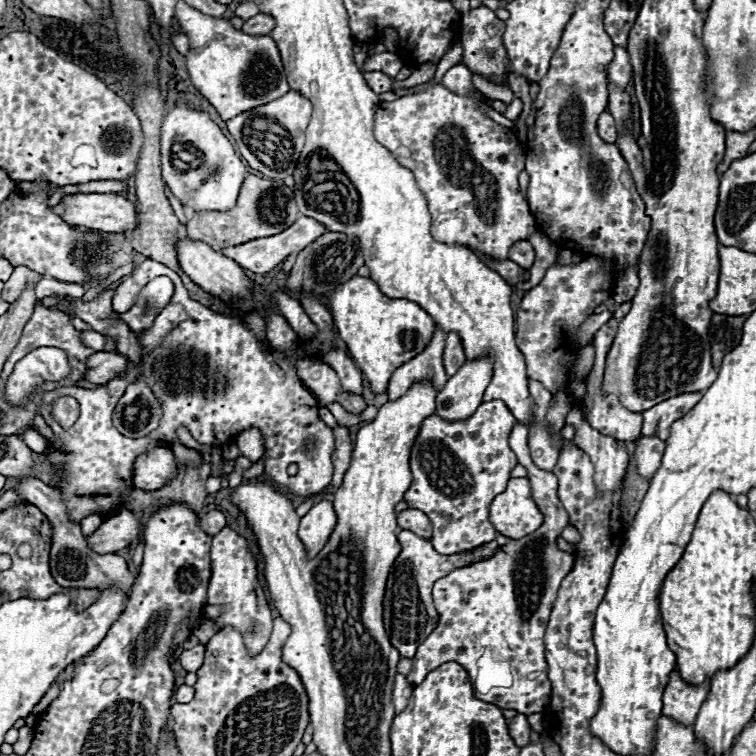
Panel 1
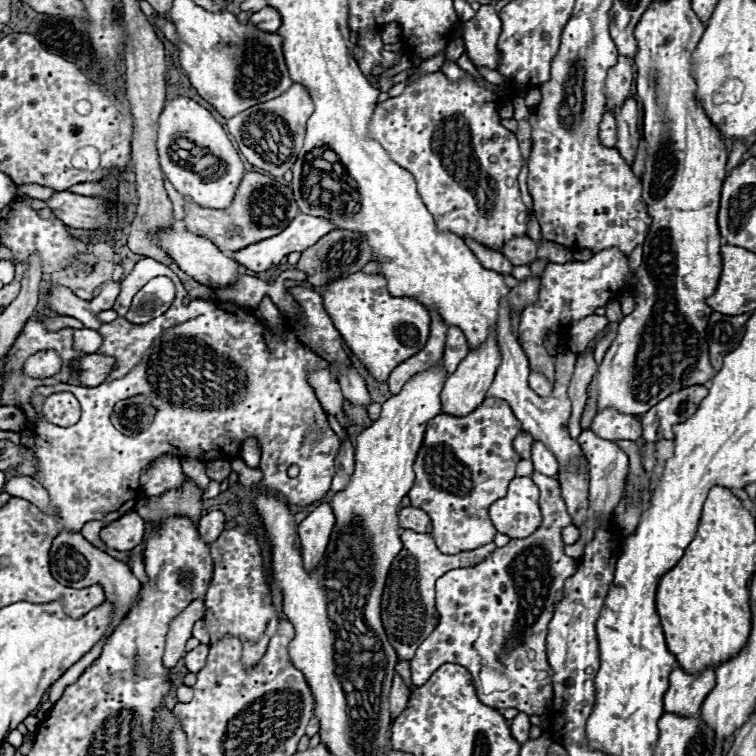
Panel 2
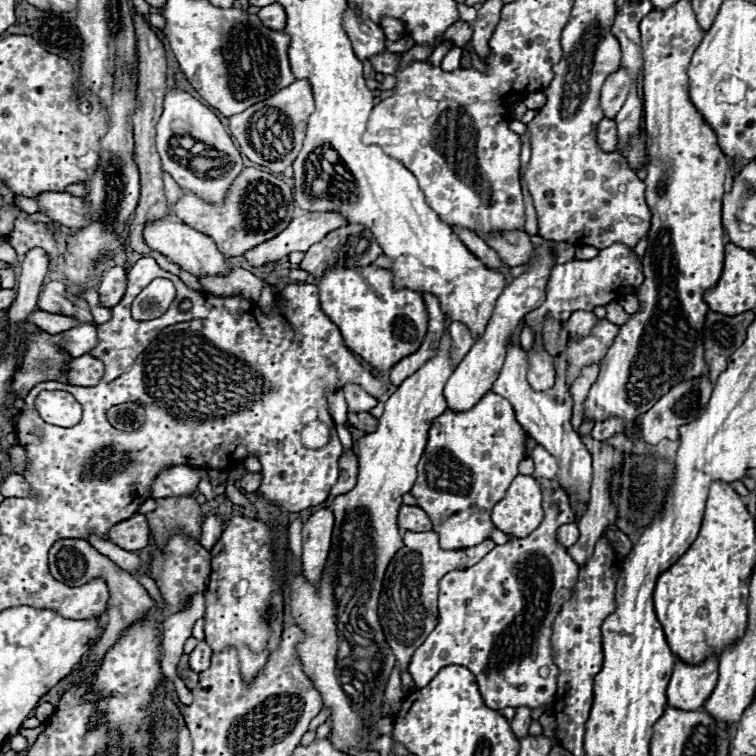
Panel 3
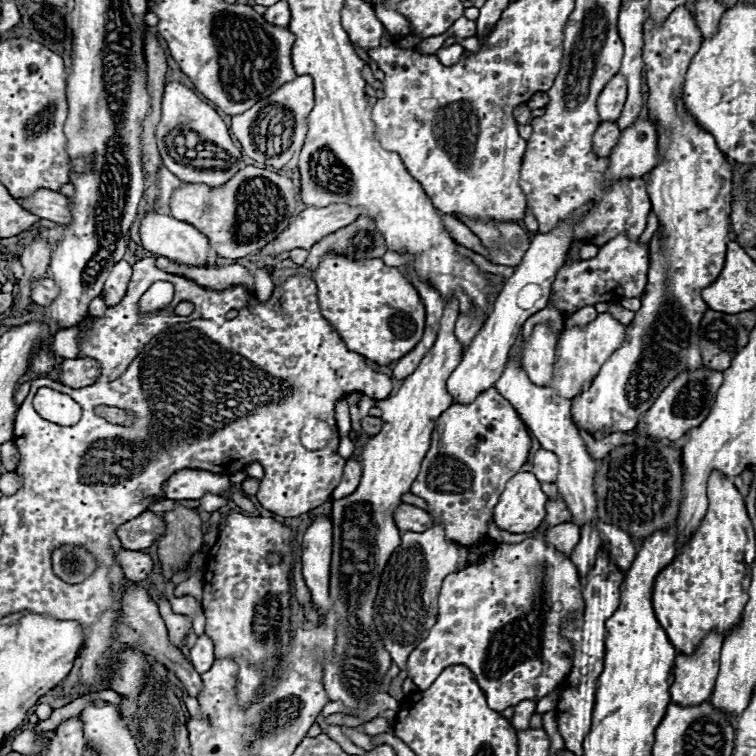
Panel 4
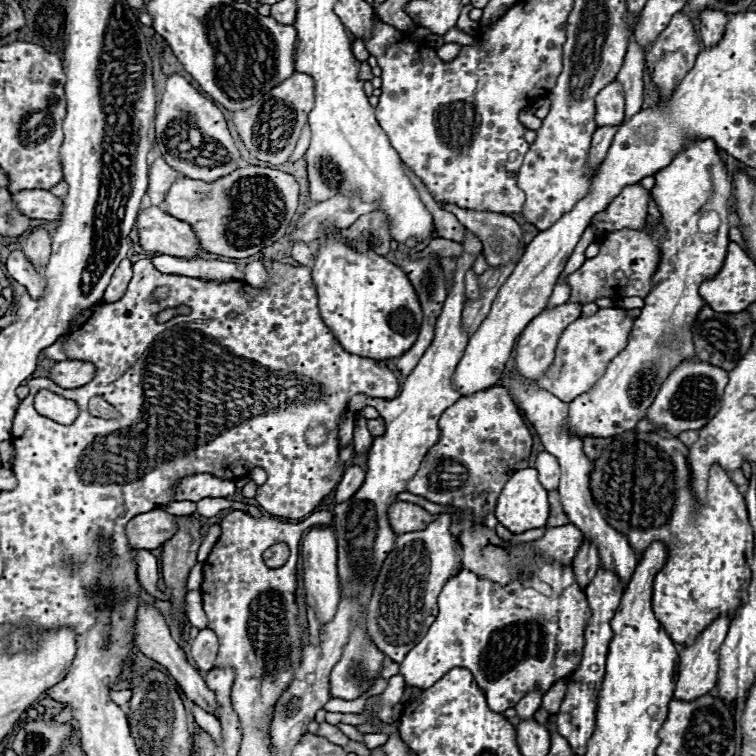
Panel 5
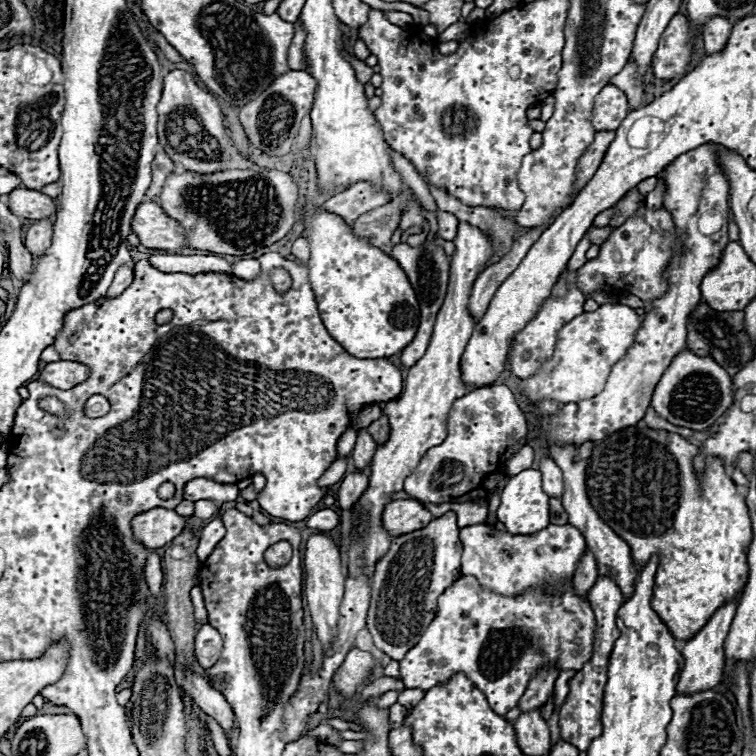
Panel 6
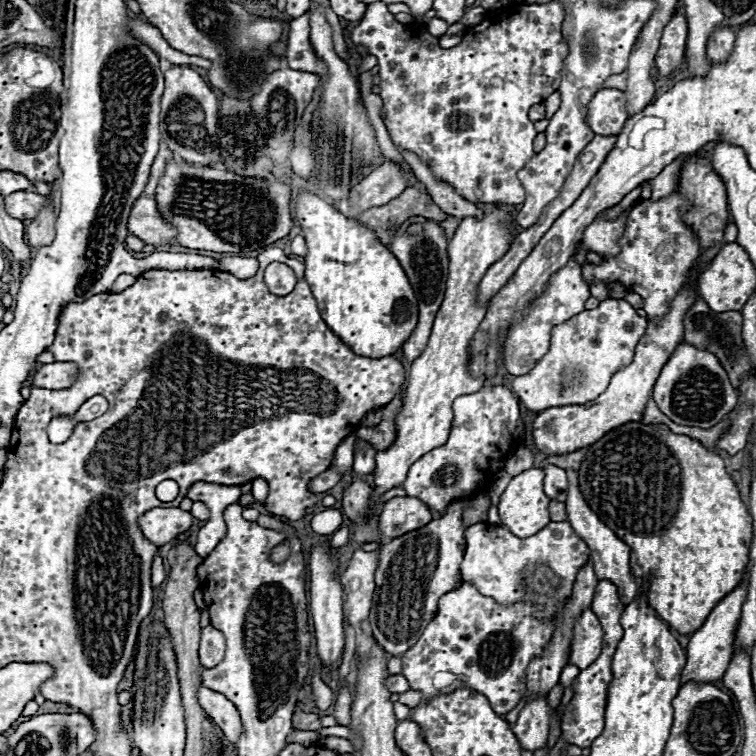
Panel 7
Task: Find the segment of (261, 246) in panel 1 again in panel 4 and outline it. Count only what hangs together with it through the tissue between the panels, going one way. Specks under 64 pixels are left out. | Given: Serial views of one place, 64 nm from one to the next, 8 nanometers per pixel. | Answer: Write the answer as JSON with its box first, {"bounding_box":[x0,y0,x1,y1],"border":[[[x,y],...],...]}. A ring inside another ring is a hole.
{"bounding_box":[260,204,360,256],"border":[[[330,204],[324,208],[308,206],[302,210],[296,220],[276,238],[272,244],[268,244],[264,250],[260,250],[262,256],[270,254],[282,254],[286,250],[294,248],[306,248],[310,250],[316,242],[320,242],[322,236],[328,236],[348,224],[352,224],[360,216],[360,206],[348,206],[348,204]]]}

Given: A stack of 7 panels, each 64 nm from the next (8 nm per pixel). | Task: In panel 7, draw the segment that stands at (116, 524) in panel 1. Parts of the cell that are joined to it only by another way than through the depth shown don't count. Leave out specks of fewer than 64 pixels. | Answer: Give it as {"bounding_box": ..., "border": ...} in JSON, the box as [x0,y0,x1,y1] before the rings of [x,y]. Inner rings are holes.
{"bounding_box":[138,508,194,546],"border":[[[152,508],[144,516],[140,516],[138,522],[150,542],[154,542],[156,546],[164,546],[178,534],[186,532],[192,526],[194,516],[192,512],[180,508]]]}

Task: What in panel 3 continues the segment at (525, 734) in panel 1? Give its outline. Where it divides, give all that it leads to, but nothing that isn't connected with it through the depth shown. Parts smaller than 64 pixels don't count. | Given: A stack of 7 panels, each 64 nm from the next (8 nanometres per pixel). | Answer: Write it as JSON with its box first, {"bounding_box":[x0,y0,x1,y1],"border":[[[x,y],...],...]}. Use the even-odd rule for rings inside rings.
{"bounding_box":[512,706,532,738],"border":[[[520,706],[516,708],[516,716],[512,718],[512,730],[518,738],[524,738],[524,734],[528,734],[528,726],[532,722],[532,710],[526,708],[526,706]]]}

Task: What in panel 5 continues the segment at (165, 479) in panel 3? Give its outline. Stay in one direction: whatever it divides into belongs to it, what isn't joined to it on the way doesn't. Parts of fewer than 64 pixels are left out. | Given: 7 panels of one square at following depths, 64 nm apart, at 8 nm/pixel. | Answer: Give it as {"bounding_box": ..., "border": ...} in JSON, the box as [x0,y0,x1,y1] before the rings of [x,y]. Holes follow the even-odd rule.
{"bounding_box":[176,474,236,500],"border":[[[196,474],[182,478],[176,488],[178,500],[200,500],[200,498],[232,498],[236,492],[234,482],[220,482],[212,474]]]}

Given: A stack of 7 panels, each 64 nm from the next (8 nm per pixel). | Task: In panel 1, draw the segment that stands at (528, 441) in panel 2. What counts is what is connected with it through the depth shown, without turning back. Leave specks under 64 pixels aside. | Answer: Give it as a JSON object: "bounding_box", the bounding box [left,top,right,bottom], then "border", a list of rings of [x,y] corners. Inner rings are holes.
{"bounding_box":[408,426,574,716],"border":[[[514,426],[510,434],[510,448],[516,452],[518,462],[528,470],[534,502],[544,514],[544,524],[528,538],[510,540],[506,546],[498,548],[492,558],[452,570],[448,576],[440,578],[434,584],[434,606],[440,614],[438,626],[418,646],[418,652],[412,658],[412,672],[408,674],[408,682],[414,686],[420,684],[428,676],[428,672],[436,670],[436,666],[442,666],[444,662],[460,664],[468,670],[470,680],[474,680],[478,672],[478,660],[490,648],[496,660],[506,660],[510,664],[514,684],[494,696],[476,696],[498,708],[516,710],[530,716],[536,712],[544,712],[550,702],[548,664],[544,658],[544,632],[548,626],[552,604],[558,596],[558,588],[574,568],[574,556],[558,548],[558,538],[570,524],[568,512],[564,510],[556,494],[556,476],[536,468],[530,458],[528,426]]]}

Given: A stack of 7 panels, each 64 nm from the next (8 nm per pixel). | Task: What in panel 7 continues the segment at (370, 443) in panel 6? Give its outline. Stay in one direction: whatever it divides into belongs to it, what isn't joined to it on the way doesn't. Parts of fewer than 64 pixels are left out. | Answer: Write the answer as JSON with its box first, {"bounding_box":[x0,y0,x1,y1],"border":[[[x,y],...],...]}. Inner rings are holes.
{"bounding_box":[354,442,376,476],"border":[[[364,442],[364,444],[366,444],[366,450],[364,450],[362,454],[356,452],[356,456],[354,456],[354,472],[356,472],[358,476],[368,476],[368,474],[372,474],[374,468],[376,468],[376,462],[374,462],[376,450],[374,450],[368,442]]]}

